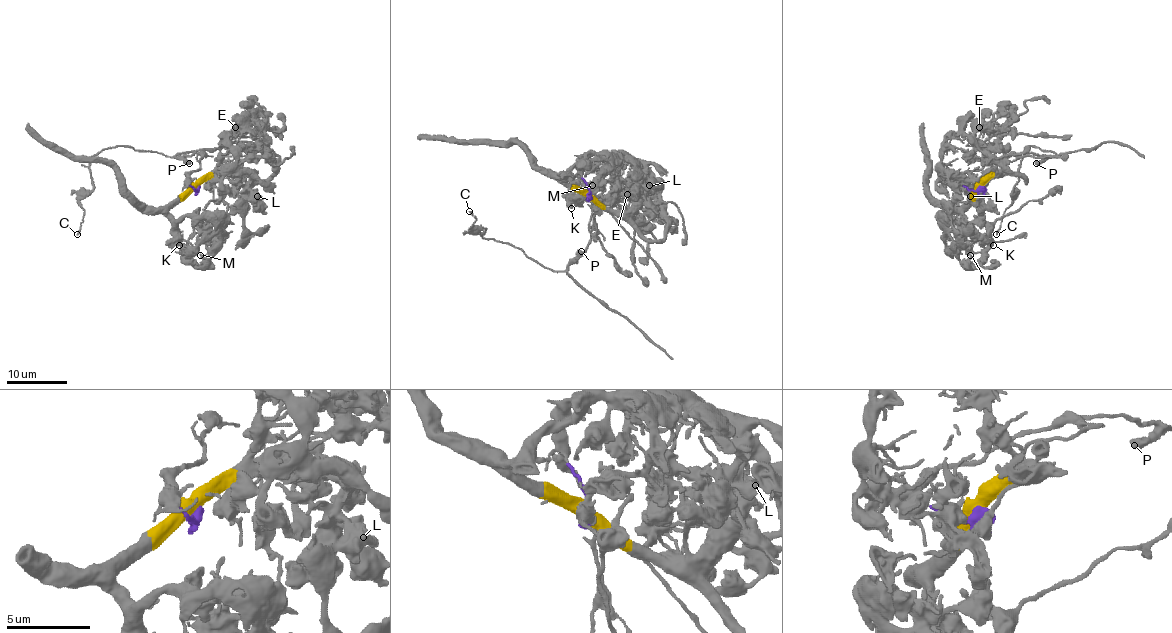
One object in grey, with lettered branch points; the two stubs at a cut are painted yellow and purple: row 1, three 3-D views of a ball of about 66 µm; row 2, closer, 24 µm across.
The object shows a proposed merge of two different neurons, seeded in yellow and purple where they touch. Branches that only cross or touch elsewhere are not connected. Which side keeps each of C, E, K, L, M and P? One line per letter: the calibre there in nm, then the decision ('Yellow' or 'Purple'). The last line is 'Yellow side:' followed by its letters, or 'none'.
C: Thickness 190 nm. Purple
E: Thickness 140 nm. Yellow
K: Thickness 550 nm. Yellow
L: Thickness 600 nm. Yellow
M: Thickness 280 nm. Yellow
P: Thickness 600 nm. Purple
Yellow side: E, K, L, M

